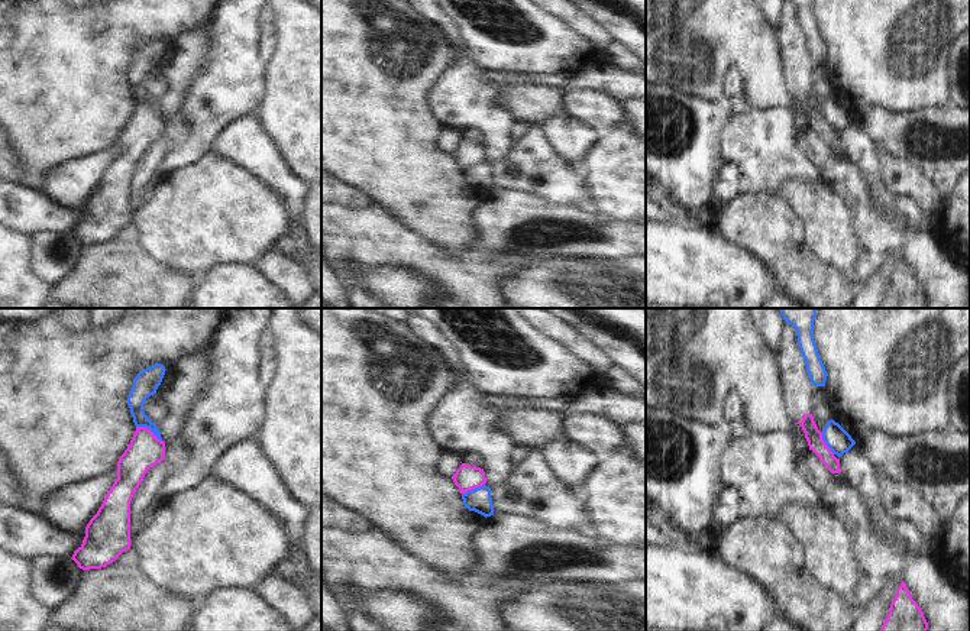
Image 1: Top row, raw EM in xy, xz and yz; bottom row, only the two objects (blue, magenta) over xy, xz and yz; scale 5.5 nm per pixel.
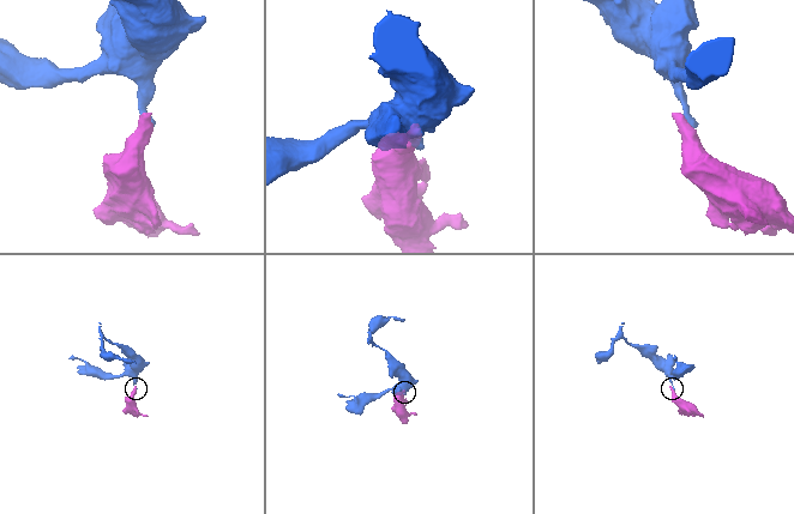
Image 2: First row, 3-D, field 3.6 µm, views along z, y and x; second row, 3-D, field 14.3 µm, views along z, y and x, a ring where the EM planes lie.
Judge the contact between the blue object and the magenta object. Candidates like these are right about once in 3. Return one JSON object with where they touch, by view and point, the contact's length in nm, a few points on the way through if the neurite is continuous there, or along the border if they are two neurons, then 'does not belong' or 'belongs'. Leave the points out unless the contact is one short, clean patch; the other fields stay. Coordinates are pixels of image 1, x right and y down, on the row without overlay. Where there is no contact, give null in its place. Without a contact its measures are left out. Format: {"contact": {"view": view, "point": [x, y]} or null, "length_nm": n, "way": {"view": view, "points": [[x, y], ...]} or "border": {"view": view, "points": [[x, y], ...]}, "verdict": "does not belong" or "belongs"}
{"contact": {"view": "xy", "point": [149, 104]}, "length_nm": 180, "border": {"view": "xy", "points": [[136, 102], [145, 102], [162, 117]]}, "verdict": "does not belong"}

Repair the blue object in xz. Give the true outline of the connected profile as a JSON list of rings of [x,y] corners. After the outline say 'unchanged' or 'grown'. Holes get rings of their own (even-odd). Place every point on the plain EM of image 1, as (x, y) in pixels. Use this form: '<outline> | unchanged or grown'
[[[482,161],[479,164],[468,166],[466,169],[462,171],[462,175],[465,184],[468,184],[469,187],[475,187],[484,191],[485,194],[494,191],[489,162]]] | unchanged

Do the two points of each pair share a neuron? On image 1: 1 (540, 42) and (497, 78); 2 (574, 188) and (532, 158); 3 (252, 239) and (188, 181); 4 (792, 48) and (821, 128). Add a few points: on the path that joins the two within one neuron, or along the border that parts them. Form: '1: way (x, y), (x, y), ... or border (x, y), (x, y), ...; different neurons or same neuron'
1: border (484, 70), (540, 73); different neurons
2: way (563, 183), (552, 178), (542, 168); same neuron
3: way (236, 223), (228, 214), (220, 213), (204, 197); same neuron
4: way (798, 68), (799, 87), (811, 107); same neuron

